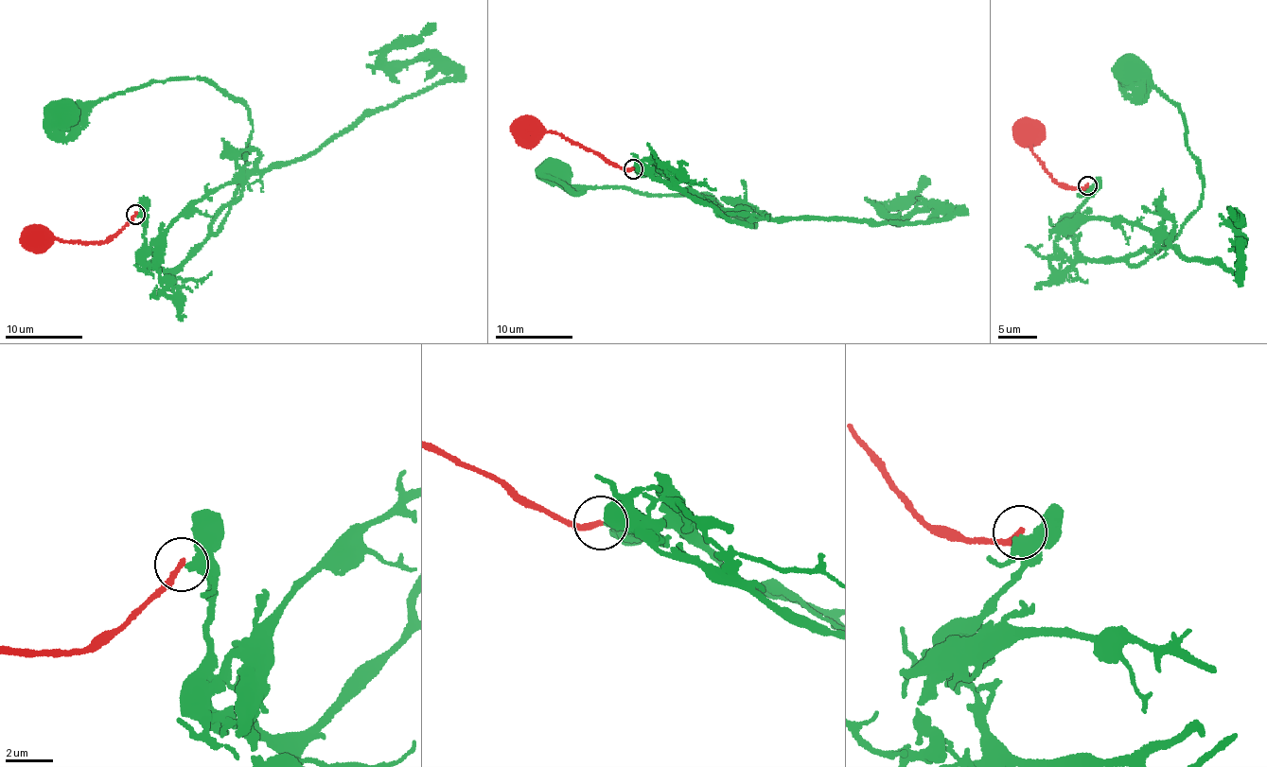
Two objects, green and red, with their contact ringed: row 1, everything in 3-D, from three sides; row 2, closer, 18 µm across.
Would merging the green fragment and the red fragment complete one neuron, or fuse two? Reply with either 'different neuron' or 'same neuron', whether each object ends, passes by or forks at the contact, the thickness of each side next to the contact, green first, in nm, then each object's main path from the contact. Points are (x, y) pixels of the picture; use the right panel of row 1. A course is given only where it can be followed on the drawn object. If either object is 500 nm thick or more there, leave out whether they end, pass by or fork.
different neuron; green ends there; red ends there; 440 nm thick on the green side, 220 nm on the other; green runs (1088, 185), (1076, 219), (1122, 221), (1170, 241), (1197, 208), (1201, 167), (1179, 105), (1149, 77), (1126, 71); red runs (1087, 184), (1074, 188), (1059, 183), (1032, 151), (1028, 133)

